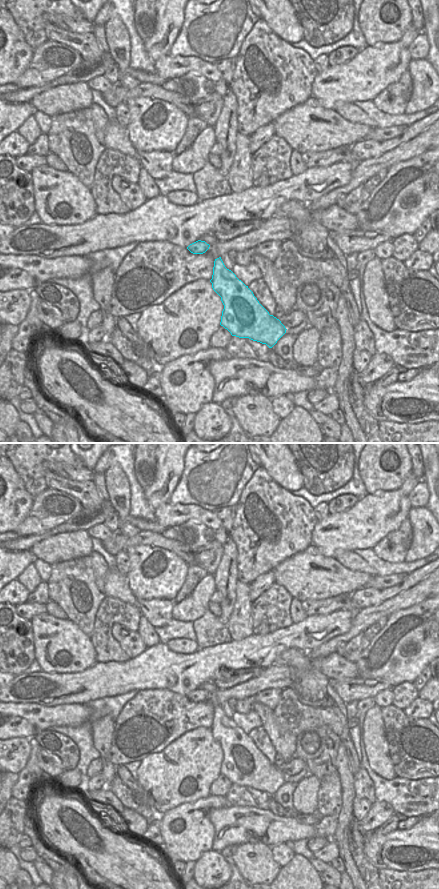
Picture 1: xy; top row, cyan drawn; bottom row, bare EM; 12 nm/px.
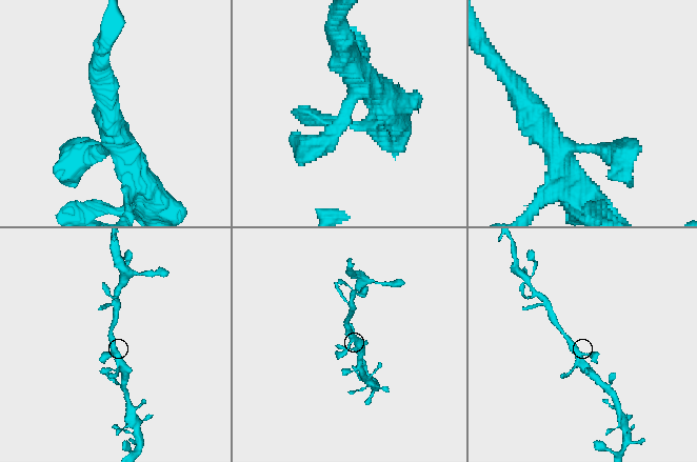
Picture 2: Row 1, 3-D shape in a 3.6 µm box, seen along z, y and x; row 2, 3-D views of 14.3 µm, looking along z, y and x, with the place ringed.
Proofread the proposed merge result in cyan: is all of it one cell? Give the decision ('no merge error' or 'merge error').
no merge error

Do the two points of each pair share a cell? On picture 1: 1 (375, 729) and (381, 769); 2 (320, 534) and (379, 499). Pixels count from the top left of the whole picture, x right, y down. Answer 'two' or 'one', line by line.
1: one
2: one

